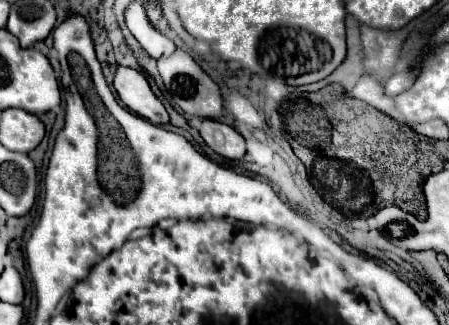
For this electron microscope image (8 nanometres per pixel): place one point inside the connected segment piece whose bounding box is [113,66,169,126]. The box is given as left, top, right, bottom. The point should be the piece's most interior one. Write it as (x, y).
(132, 87)

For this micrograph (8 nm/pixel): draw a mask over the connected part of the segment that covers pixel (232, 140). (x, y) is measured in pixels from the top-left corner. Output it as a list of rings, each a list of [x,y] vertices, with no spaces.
[[[203,120],[199,126],[199,134],[213,152],[229,160],[239,160],[245,156],[245,138],[235,128],[219,120]]]

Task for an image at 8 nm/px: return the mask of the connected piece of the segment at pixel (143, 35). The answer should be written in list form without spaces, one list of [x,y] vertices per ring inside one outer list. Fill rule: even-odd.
[[[133,2],[127,10],[127,26],[135,40],[141,44],[141,48],[155,60],[167,56],[169,48],[175,48],[175,44],[167,36],[163,36],[149,24],[147,14],[139,2]]]

